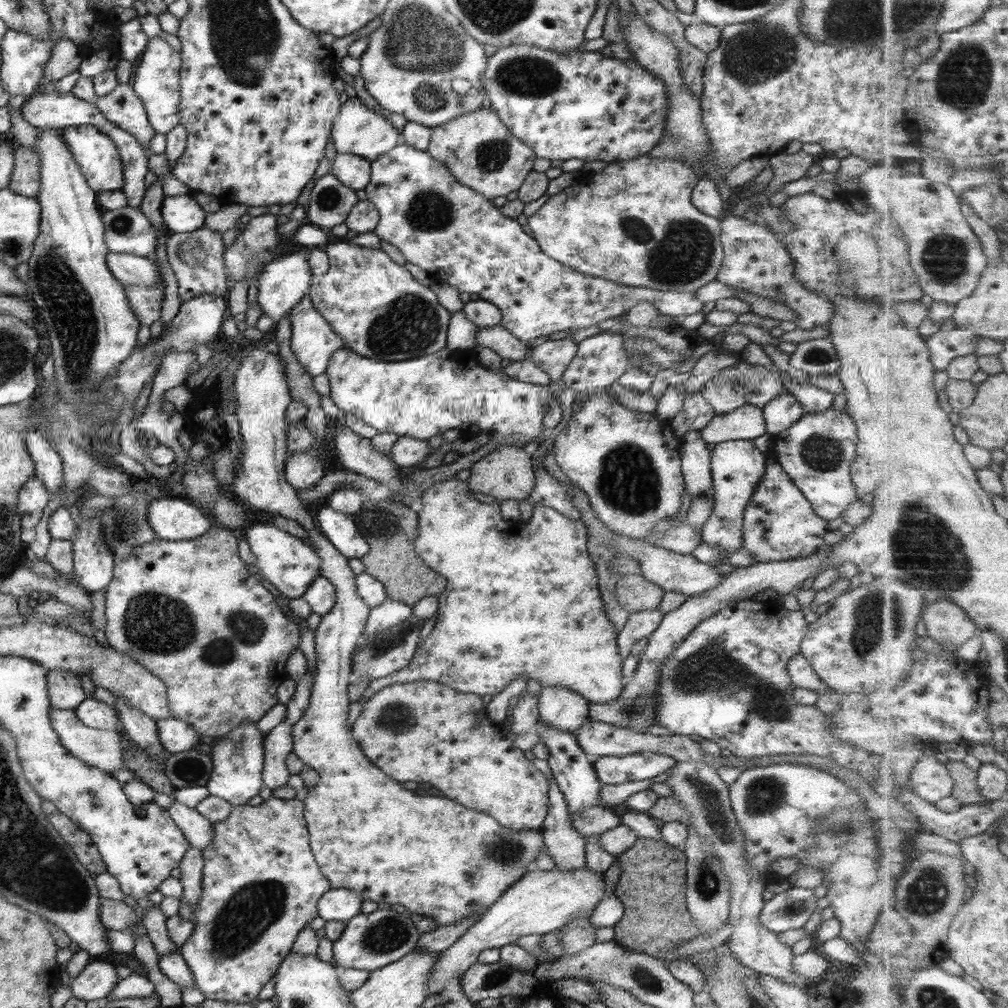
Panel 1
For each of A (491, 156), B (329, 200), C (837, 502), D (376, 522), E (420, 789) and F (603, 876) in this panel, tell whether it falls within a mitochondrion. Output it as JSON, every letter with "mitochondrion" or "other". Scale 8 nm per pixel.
{"A":"mitochondrion","B":"mitochondrion","C":"other","D":"mitochondrion","E":"other","F":"other"}

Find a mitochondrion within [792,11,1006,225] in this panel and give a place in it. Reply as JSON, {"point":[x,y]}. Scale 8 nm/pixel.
{"point":[965,74]}

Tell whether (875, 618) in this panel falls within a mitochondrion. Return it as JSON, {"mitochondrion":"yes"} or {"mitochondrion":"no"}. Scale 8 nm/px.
{"mitochondrion":"yes"}

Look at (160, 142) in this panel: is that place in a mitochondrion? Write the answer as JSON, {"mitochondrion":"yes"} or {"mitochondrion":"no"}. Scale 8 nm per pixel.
{"mitochondrion":"no"}

